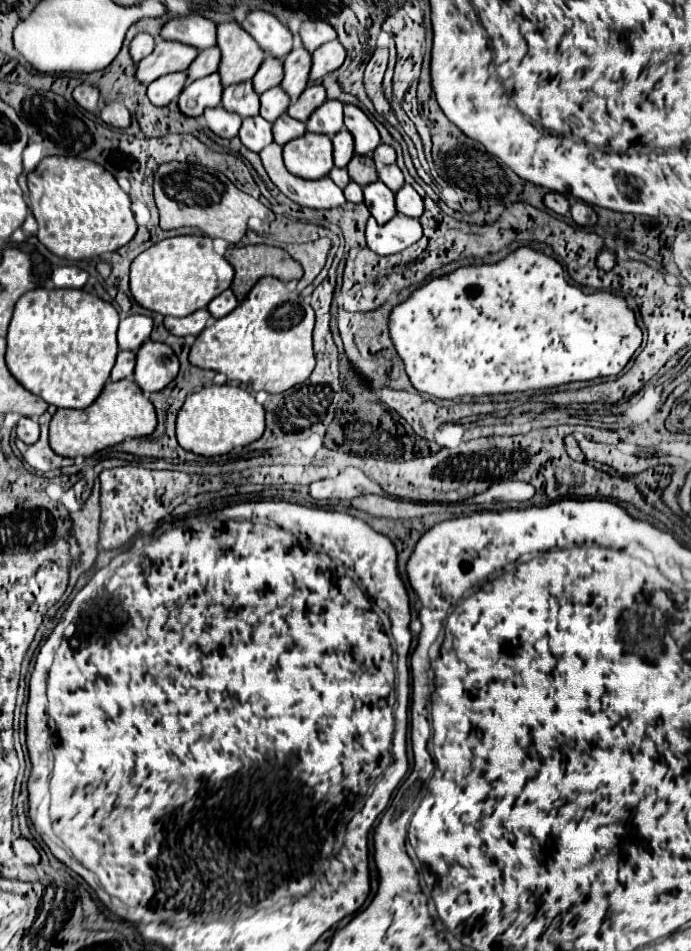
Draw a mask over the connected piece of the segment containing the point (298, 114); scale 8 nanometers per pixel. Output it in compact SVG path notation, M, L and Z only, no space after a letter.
M320 84L308 86L308 88L300 94L300 98L290 104L288 114L290 114L292 118L300 120L300 122L306 122L306 120L310 118L310 114L312 114L324 100L326 100L326 90L324 90L324 86L320 86Z

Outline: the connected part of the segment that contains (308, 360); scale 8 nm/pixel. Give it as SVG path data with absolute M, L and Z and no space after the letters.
M266 276L224 318L204 328L190 350L190 362L198 368L226 374L226 382L245 388L255 397L260 390L280 394L304 382L314 370L312 350L314 310L278 278Z

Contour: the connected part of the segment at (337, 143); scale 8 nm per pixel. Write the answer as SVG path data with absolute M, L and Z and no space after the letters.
M342 128L332 138L332 142L334 142L334 164L338 168L346 168L348 162L352 160L352 156L354 156L354 138L352 138L352 134L346 128Z

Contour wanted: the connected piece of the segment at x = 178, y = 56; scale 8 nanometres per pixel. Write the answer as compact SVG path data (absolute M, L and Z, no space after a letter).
M158 42L152 54L142 58L136 64L136 78L142 84L150 84L156 78L170 74L170 72L182 72L190 66L194 56L198 54L196 48L180 44L180 42Z

